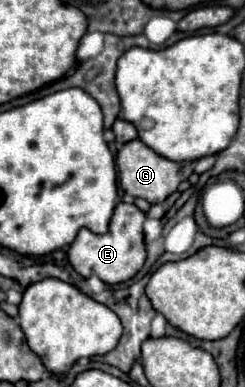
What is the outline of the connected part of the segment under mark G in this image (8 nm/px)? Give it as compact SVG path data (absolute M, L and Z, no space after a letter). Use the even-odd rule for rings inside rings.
M139 138L127 142L117 152L117 168L119 168L119 180L121 180L123 192L127 192L131 196L137 196L137 198L145 198L151 204L163 202L193 172L193 164L189 160L185 160L185 162L167 160L167 158L159 156L155 150L151 150L149 146L145 146Z

